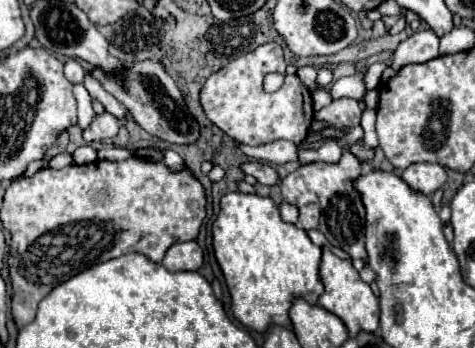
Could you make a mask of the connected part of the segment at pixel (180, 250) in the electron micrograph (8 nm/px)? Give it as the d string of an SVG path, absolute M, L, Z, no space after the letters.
M176 242L168 248L162 266L170 272L178 272L178 270L198 270L202 262L204 256L196 242Z

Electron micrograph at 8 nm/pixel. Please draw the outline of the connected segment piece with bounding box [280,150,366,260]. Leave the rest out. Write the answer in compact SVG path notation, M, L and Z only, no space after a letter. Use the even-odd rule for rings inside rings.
M346 150L336 164L306 164L288 174L280 188L282 198L288 204L294 204L298 208L298 228L310 230L318 228L324 232L328 242L336 248L342 248L352 260L366 260L366 248L364 248L364 204L360 200L360 194L354 190L352 182L360 176L360 162L358 158ZM332 230L332 232L330 232Z

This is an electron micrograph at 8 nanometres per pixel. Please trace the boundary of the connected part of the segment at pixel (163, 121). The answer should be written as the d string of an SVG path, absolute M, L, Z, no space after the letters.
M144 60L140 64L128 66L122 76L106 76L102 70L94 68L92 74L102 82L102 86L114 94L130 112L130 116L142 126L148 134L158 136L170 144L194 144L200 138L198 122L190 116L182 92L178 90L174 78L164 70L158 60Z

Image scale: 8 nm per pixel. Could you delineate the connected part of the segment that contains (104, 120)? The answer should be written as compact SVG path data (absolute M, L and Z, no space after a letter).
M104 112L104 114L96 116L94 122L84 130L84 140L90 144L90 142L104 140L104 138L112 138L118 134L118 128L120 128L120 120L110 116L108 112Z

